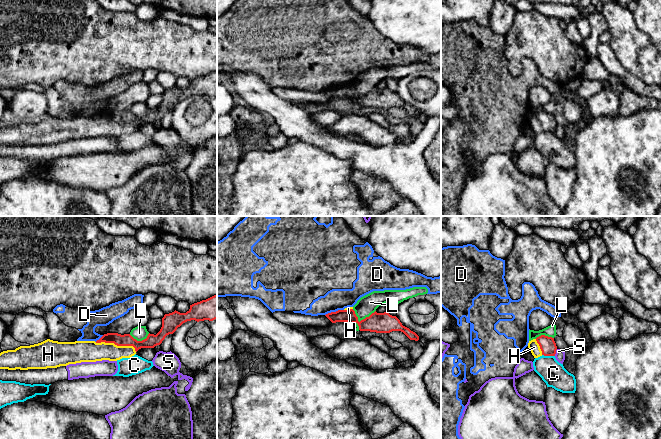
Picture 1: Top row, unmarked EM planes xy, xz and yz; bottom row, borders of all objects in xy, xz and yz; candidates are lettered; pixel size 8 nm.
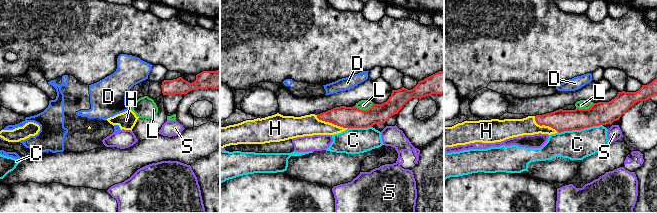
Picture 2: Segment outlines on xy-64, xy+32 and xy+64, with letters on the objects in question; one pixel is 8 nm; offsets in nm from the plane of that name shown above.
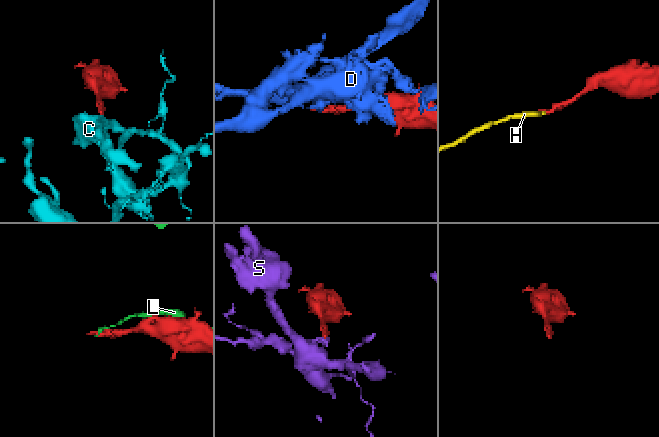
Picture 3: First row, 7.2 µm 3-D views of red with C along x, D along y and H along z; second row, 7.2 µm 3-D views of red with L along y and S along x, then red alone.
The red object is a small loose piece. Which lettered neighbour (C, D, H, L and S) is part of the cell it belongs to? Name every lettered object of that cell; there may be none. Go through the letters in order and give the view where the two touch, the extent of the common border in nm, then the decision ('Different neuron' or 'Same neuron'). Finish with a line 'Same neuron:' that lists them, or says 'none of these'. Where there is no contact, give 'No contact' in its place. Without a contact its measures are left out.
C: Touches red in yz. Shared border 110 nm. Different neuron
D: Touches red in xz. Shared border 160 nm. Different neuron
H: Touches red in xy. Shared border 340 nm. Same neuron
L: Touches red in xz. Shared border 190 nm. Different neuron
S: Touches red in yz. Shared border 60 nm. Different neuron
Same neuron: H

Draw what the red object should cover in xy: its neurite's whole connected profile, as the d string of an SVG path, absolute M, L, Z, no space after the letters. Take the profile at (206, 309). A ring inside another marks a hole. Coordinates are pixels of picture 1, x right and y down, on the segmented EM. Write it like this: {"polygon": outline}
{"polygon": "M217 295L190 305L190 309L186 313L180 313L175 310L172 313L165 314L162 318L162 327L160 331L156 335L149 333L147 338L142 341L137 341L130 334L121 335L118 333L104 334L96 342L58 342L47 339L38 344L20 346L15 350L1 352L0 369L47 369L81 362L96 362L102 360L117 361L122 358L130 358L141 348L154 348L155 346L160 345L167 335L173 334L178 327L187 321L195 320L199 322L204 320L213 321L215 319L217 319Z"}

